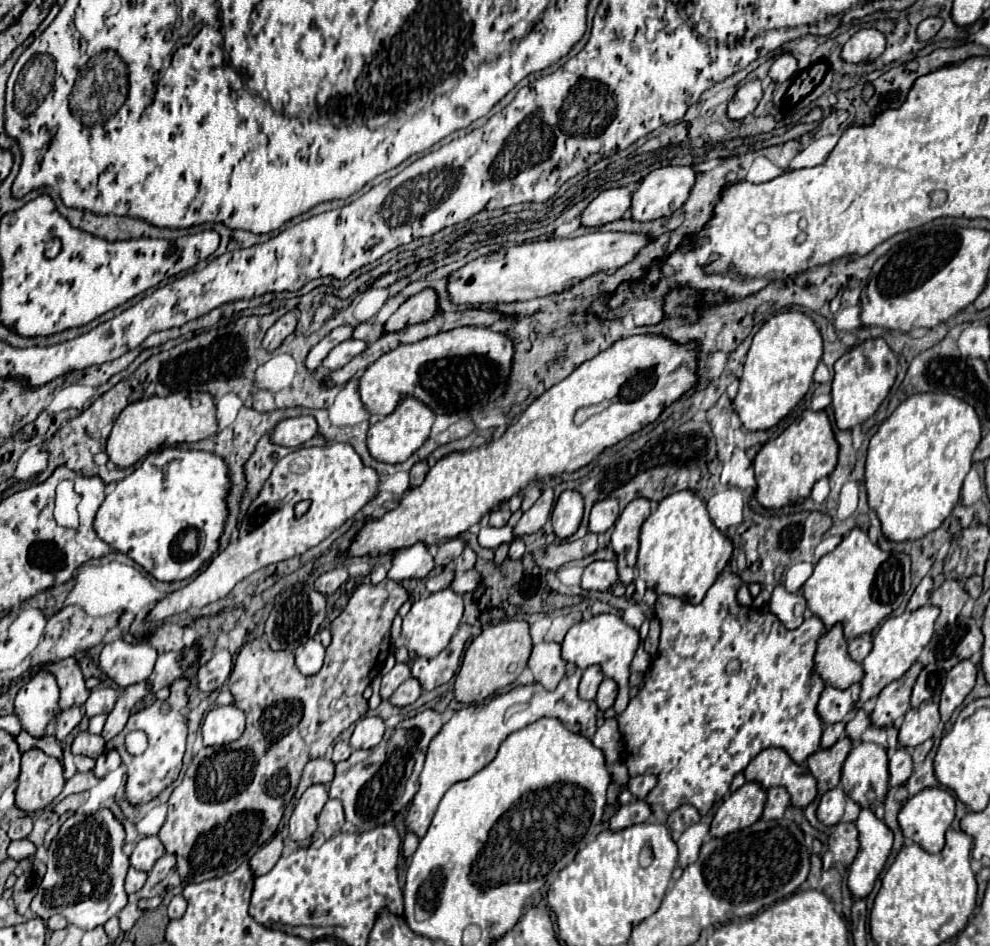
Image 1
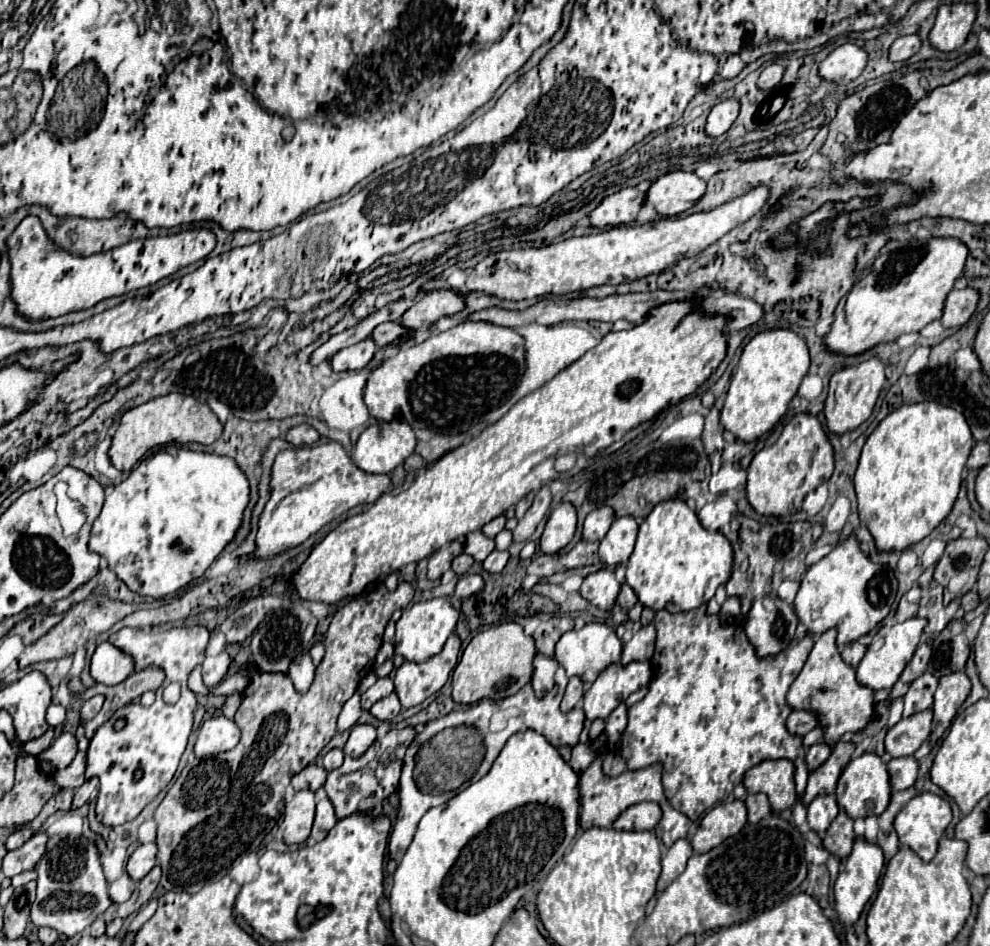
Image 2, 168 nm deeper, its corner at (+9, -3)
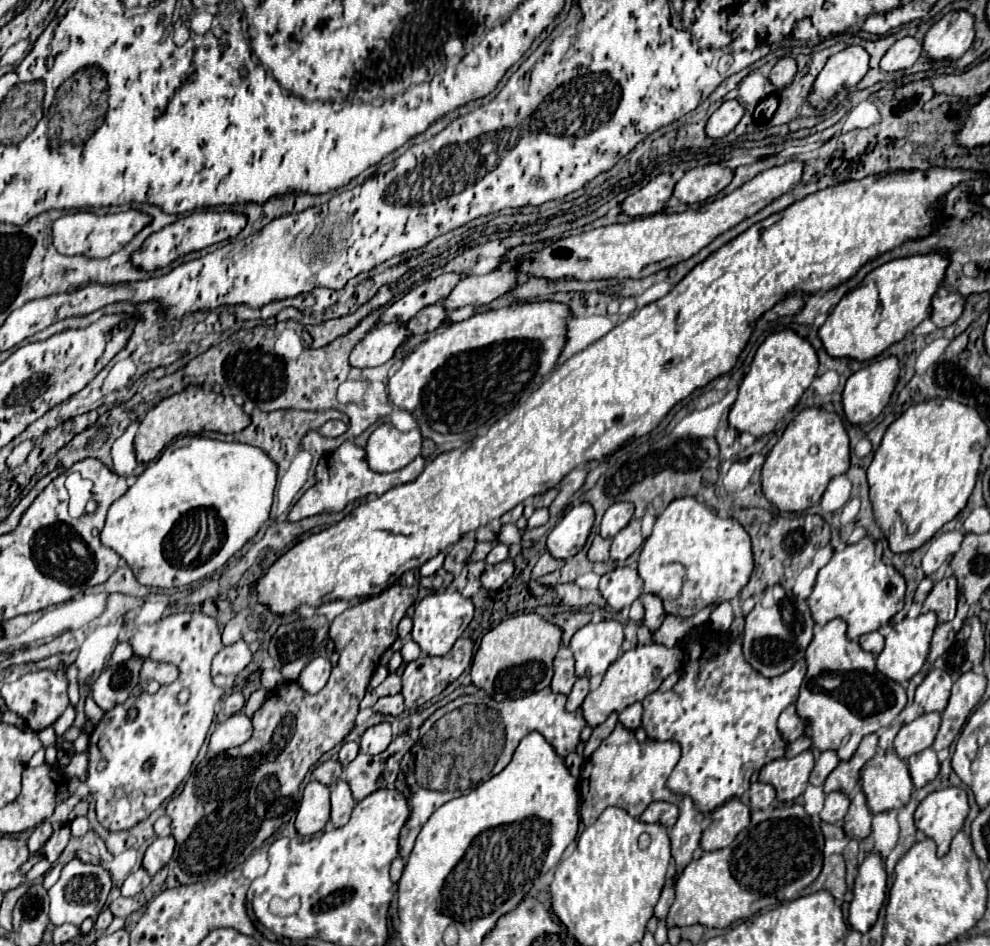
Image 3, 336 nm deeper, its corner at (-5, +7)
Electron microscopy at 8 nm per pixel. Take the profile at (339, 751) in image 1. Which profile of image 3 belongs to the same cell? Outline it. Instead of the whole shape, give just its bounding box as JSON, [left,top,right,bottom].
[340,741,358,767]

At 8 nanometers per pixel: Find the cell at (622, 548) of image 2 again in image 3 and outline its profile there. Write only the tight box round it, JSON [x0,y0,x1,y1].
[610,519,644,561]

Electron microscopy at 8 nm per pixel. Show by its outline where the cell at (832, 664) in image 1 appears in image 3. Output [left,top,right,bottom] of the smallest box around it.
[796,619,906,761]

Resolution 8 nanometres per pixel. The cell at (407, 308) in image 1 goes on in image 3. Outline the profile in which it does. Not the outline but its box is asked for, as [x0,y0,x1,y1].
[440,267,516,311]

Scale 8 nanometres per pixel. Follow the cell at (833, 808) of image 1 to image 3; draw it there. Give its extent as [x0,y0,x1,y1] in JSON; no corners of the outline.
[820,791,850,823]

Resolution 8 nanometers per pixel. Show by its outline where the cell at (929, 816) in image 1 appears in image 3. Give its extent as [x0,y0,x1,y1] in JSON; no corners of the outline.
[914,787,968,857]

